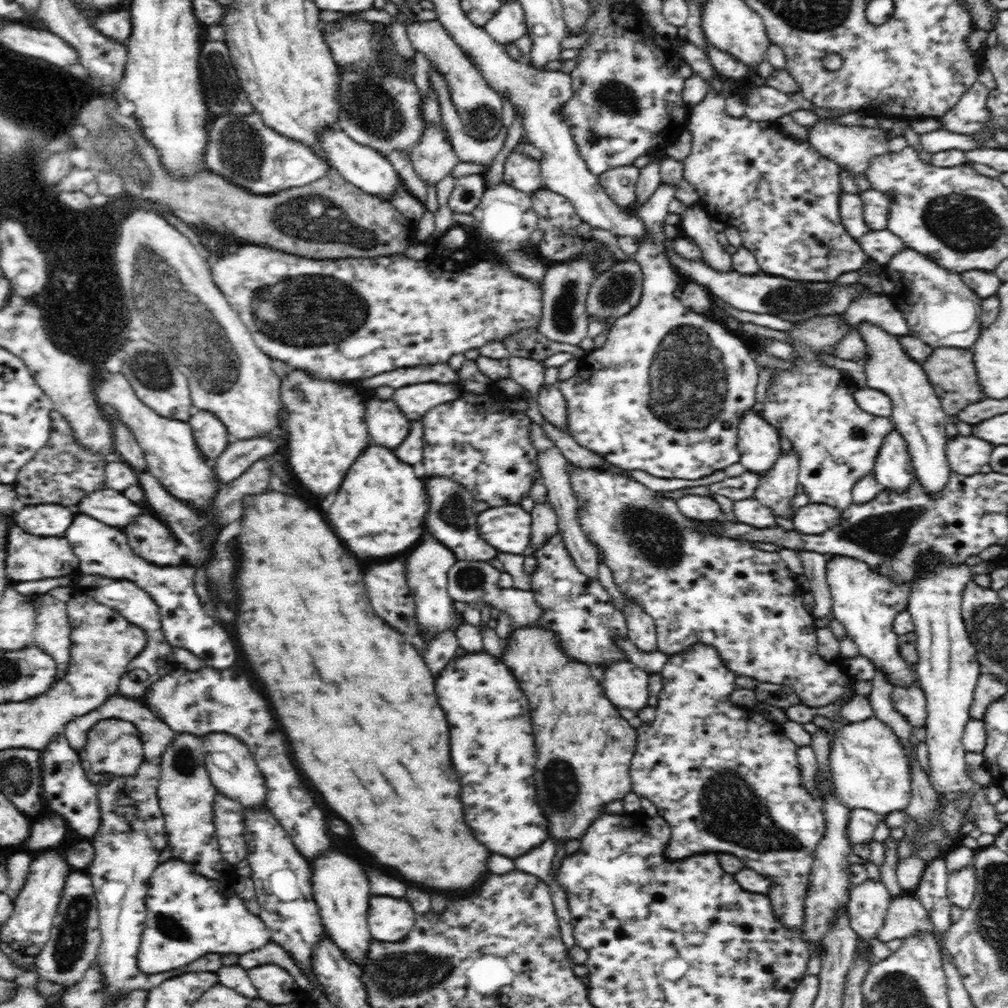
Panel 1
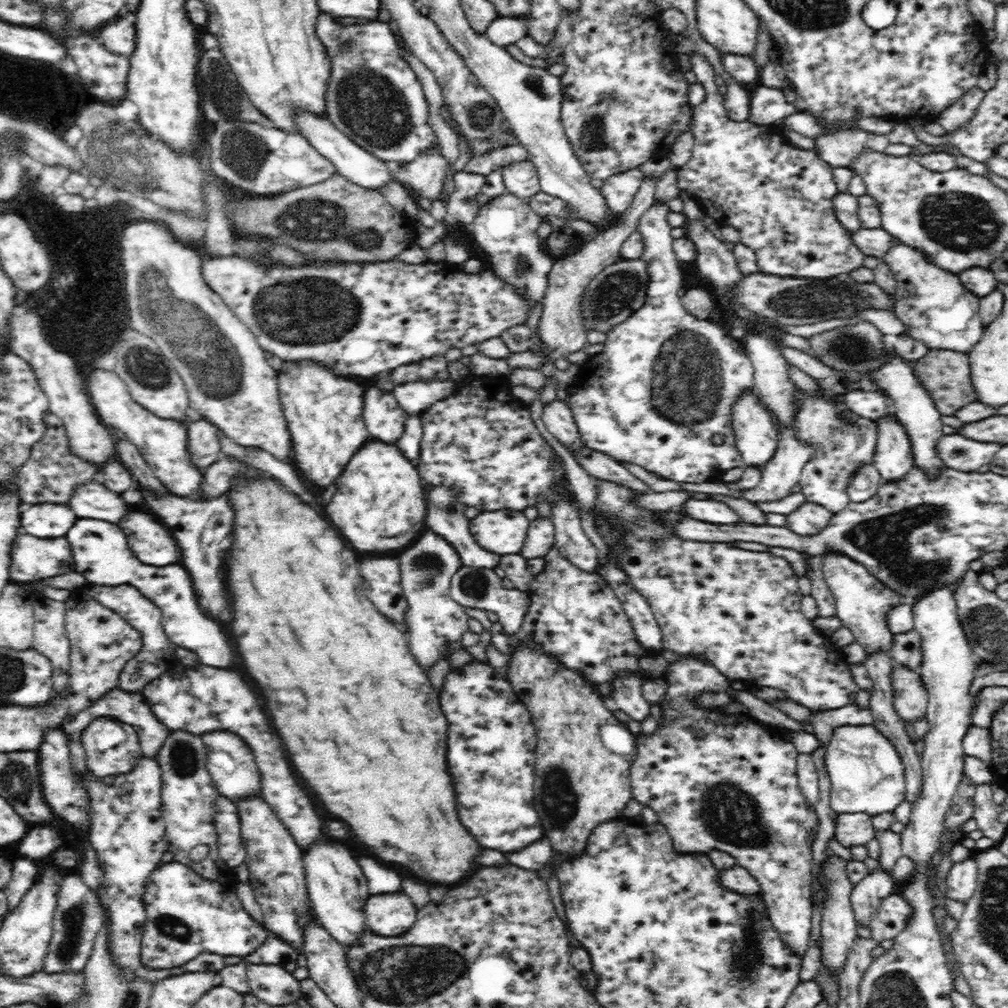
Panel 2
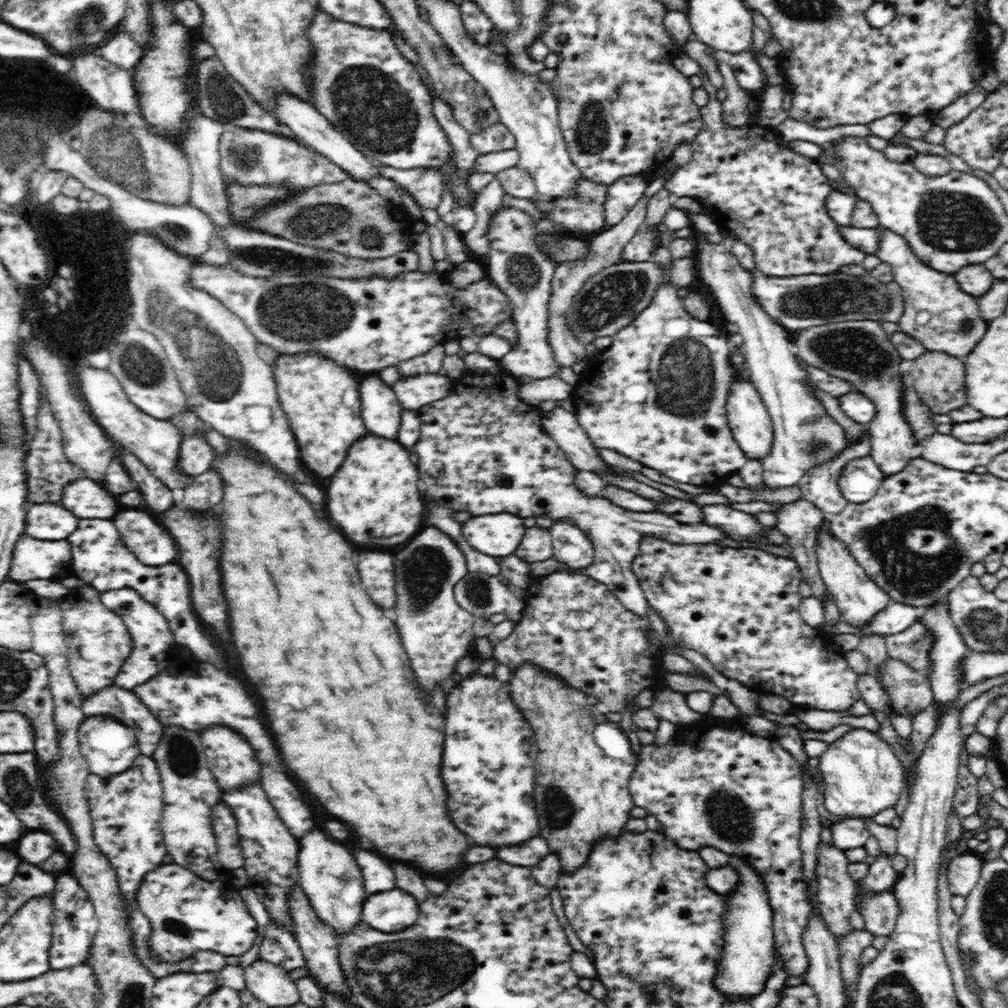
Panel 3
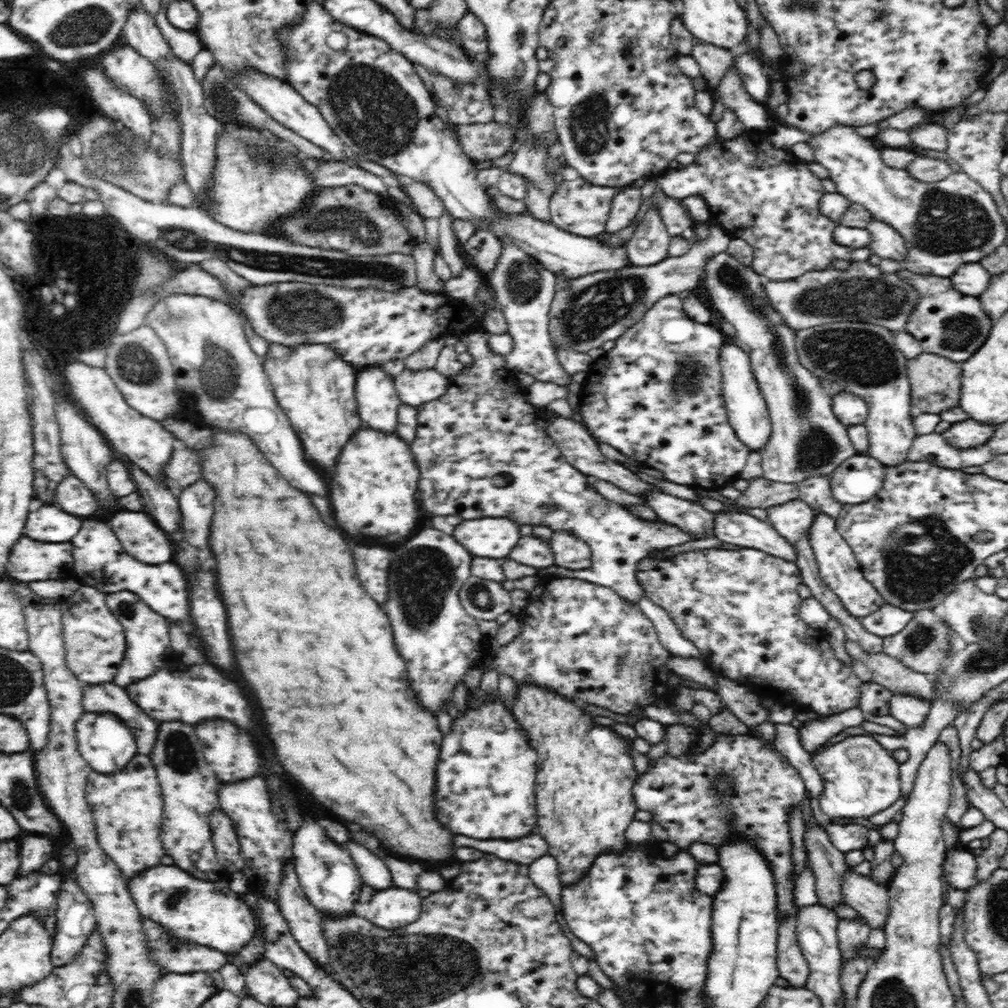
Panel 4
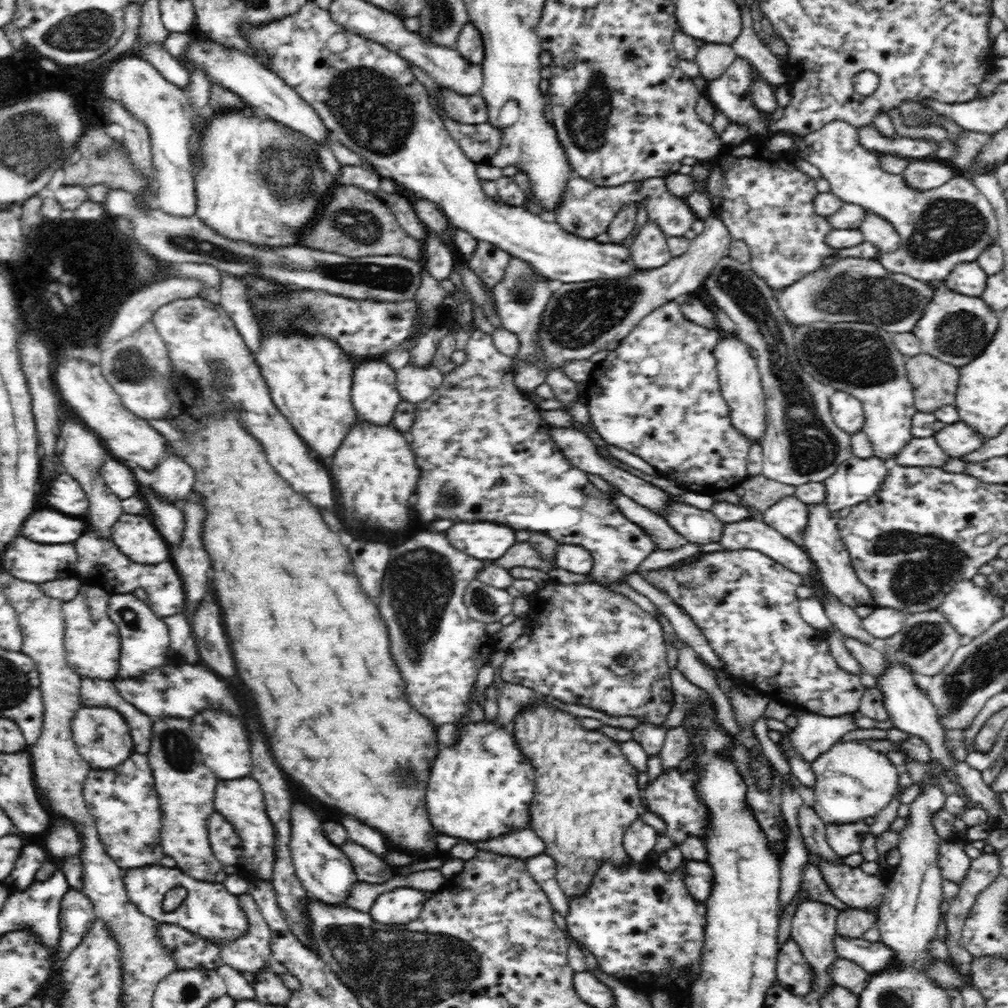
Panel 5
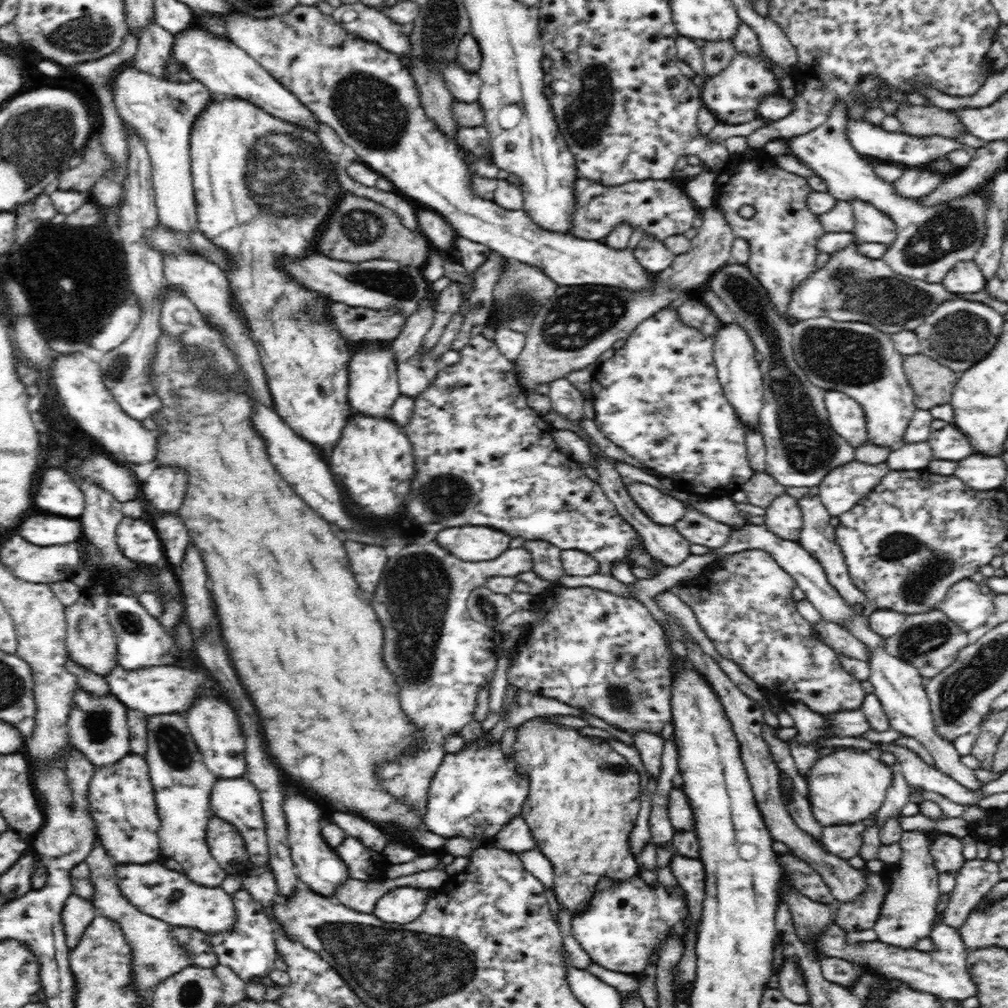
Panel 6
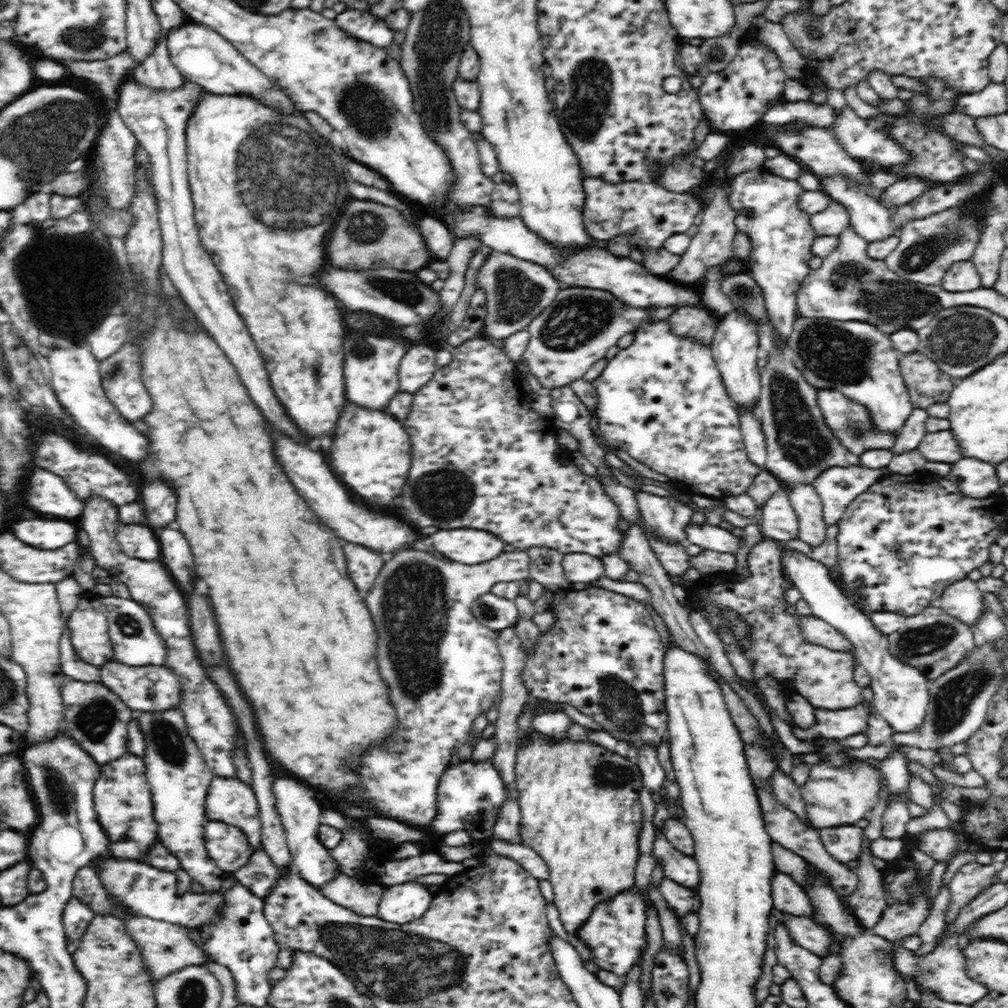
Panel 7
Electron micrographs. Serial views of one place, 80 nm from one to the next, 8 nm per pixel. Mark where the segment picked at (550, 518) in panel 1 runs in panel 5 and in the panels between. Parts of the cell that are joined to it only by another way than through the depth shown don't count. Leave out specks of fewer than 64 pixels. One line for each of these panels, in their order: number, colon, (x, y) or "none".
2: (540, 537)
3: (536, 545)
4: (530, 551)
5: (521, 554)

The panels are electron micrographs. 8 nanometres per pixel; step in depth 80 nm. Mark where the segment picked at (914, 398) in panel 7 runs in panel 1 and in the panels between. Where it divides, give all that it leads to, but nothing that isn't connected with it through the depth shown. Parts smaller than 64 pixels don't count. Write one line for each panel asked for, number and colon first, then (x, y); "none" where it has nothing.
1: (952, 373)
2: (945, 374)
3: (938, 379)
4: (935, 382)
5: (935, 383)
6: (933, 384)

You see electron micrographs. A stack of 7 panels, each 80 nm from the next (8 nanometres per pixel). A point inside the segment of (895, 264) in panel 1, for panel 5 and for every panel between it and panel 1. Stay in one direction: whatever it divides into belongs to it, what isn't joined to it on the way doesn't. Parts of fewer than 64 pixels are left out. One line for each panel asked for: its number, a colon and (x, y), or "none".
2: (934, 306)
3: (940, 315)
4: (947, 323)
5: (955, 329)

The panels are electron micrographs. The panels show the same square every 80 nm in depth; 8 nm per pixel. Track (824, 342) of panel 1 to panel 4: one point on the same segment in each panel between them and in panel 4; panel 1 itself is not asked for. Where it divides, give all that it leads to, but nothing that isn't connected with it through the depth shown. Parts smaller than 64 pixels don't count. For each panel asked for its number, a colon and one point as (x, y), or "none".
2: (844, 441)
3: (819, 485)
4: (816, 491)

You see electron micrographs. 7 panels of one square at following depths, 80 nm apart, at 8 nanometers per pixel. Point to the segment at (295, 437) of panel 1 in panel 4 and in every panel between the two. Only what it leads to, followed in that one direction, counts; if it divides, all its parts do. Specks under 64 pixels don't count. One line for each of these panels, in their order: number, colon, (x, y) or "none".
2: (324, 411)
3: (321, 398)
4: (315, 388)

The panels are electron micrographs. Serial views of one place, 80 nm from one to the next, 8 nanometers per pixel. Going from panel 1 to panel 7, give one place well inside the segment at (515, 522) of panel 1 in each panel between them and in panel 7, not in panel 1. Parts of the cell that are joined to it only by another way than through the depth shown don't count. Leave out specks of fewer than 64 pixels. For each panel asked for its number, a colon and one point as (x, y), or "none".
2: (504, 531)
3: (498, 535)
4: (494, 538)
5: (486, 541)
6: (470, 543)
7: (466, 545)

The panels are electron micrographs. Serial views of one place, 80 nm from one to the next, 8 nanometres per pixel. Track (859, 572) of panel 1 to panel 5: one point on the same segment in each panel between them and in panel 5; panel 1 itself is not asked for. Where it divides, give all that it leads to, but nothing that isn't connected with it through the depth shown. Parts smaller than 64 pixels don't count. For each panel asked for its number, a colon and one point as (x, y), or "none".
2: (862, 602)
3: (858, 598)
4: (838, 567)
5: (821, 539)

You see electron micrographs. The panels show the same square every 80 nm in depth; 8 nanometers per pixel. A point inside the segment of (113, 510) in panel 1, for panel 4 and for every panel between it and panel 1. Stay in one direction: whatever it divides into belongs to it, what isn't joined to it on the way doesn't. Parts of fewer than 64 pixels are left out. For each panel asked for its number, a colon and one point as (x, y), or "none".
2: (89, 500)
3: (84, 498)
4: (72, 496)

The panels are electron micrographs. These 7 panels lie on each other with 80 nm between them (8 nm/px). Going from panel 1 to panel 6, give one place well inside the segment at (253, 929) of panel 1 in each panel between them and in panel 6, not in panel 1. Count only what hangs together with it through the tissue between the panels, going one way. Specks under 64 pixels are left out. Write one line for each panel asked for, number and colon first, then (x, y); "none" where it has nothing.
2: (187, 915)
3: (188, 914)
4: (197, 911)
5: (168, 895)
6: (167, 895)

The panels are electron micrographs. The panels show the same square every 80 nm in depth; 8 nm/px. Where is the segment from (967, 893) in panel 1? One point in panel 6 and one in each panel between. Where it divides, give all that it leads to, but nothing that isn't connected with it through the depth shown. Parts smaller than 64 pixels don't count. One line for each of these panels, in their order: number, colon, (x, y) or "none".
2: (961, 881)
3: (963, 871)
4: (959, 867)
5: (953, 862)
6: (946, 850)

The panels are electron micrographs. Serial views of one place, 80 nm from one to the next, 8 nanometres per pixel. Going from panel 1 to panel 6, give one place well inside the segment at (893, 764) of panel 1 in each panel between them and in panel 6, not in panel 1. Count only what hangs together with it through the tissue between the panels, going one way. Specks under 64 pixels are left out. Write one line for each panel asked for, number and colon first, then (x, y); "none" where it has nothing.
2: (866, 773)
3: (862, 776)
4: (861, 778)
5: (853, 781)
6: (844, 787)

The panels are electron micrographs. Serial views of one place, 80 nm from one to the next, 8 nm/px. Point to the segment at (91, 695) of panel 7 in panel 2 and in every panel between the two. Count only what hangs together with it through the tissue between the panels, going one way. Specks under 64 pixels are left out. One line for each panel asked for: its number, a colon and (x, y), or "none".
2: (112, 748)
3: (109, 747)
4: (106, 744)
5: (103, 739)
6: (97, 726)

